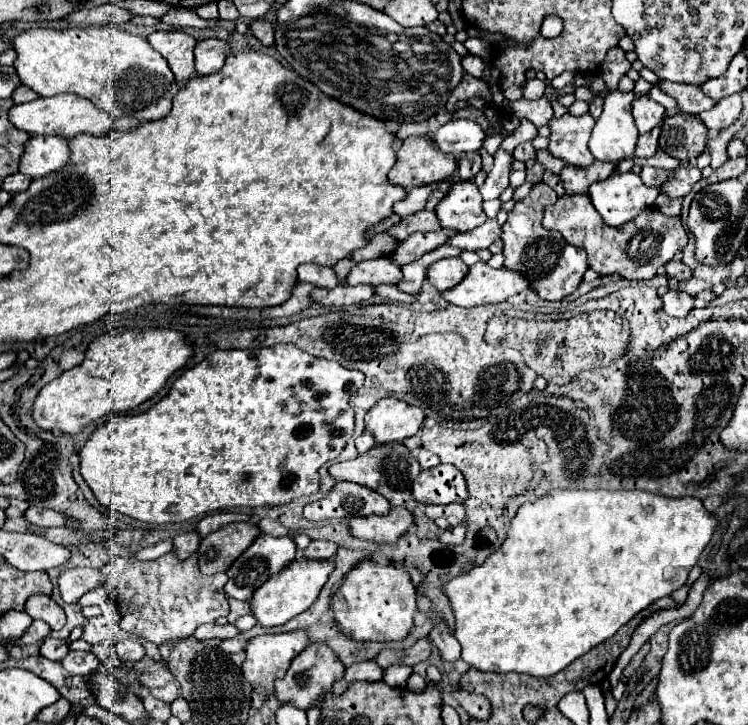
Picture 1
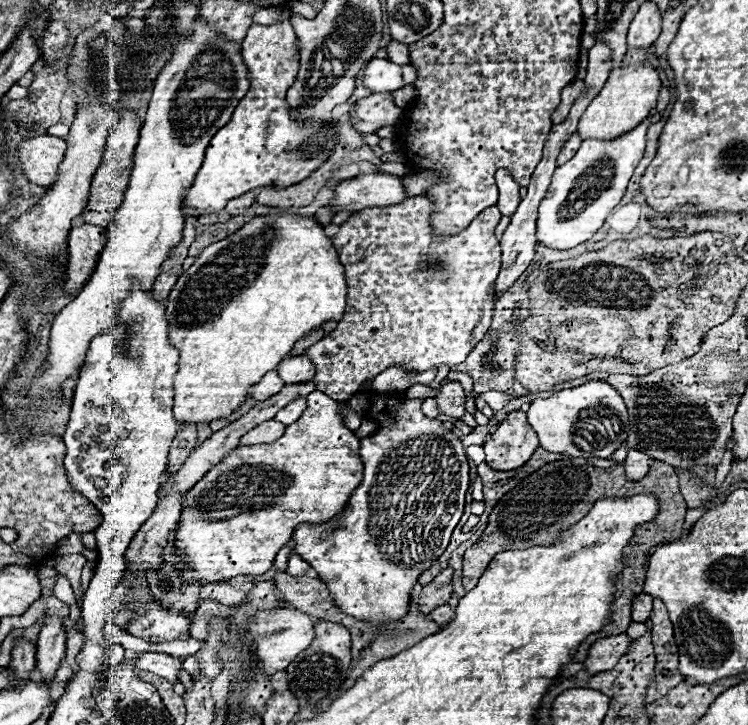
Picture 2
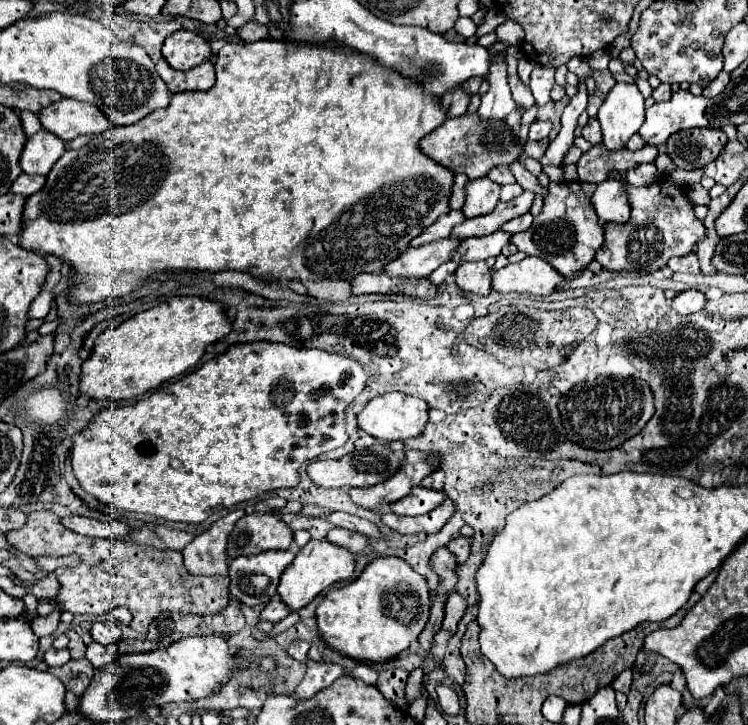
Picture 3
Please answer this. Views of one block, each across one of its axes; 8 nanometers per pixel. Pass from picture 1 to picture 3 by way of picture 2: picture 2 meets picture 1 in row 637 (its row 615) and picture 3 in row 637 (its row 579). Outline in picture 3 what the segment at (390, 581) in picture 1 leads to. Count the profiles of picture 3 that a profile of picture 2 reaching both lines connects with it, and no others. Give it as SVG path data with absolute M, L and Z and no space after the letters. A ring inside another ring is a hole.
M376 558L372 560L366 570L348 586L330 590L322 604L316 608L316 620L322 640L340 654L352 660L368 660L368 662L382 662L398 658L404 650L410 648L412 642L418 640L418 634L426 628L430 618L432 596L428 582L422 574L414 572L402 558Z

